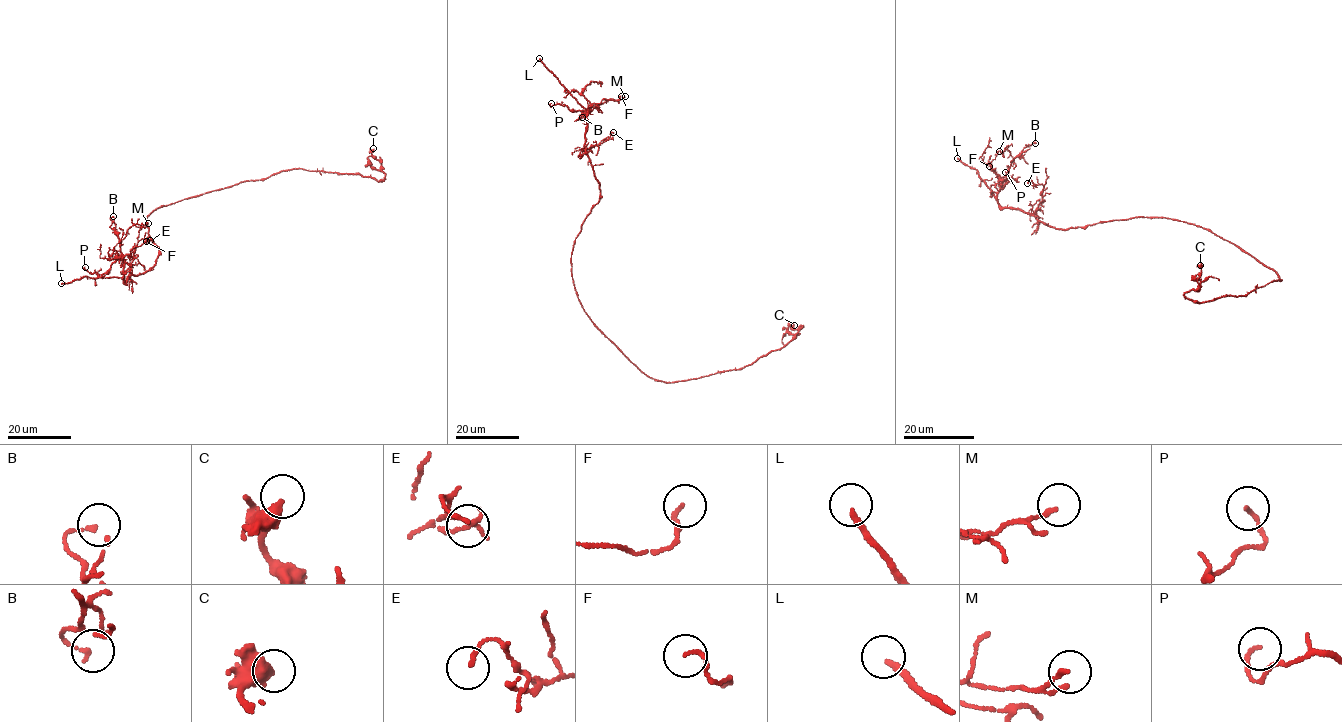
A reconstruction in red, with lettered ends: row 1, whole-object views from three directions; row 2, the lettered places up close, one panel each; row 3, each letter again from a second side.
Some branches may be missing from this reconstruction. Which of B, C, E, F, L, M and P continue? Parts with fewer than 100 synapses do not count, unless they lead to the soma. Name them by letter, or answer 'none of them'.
L

